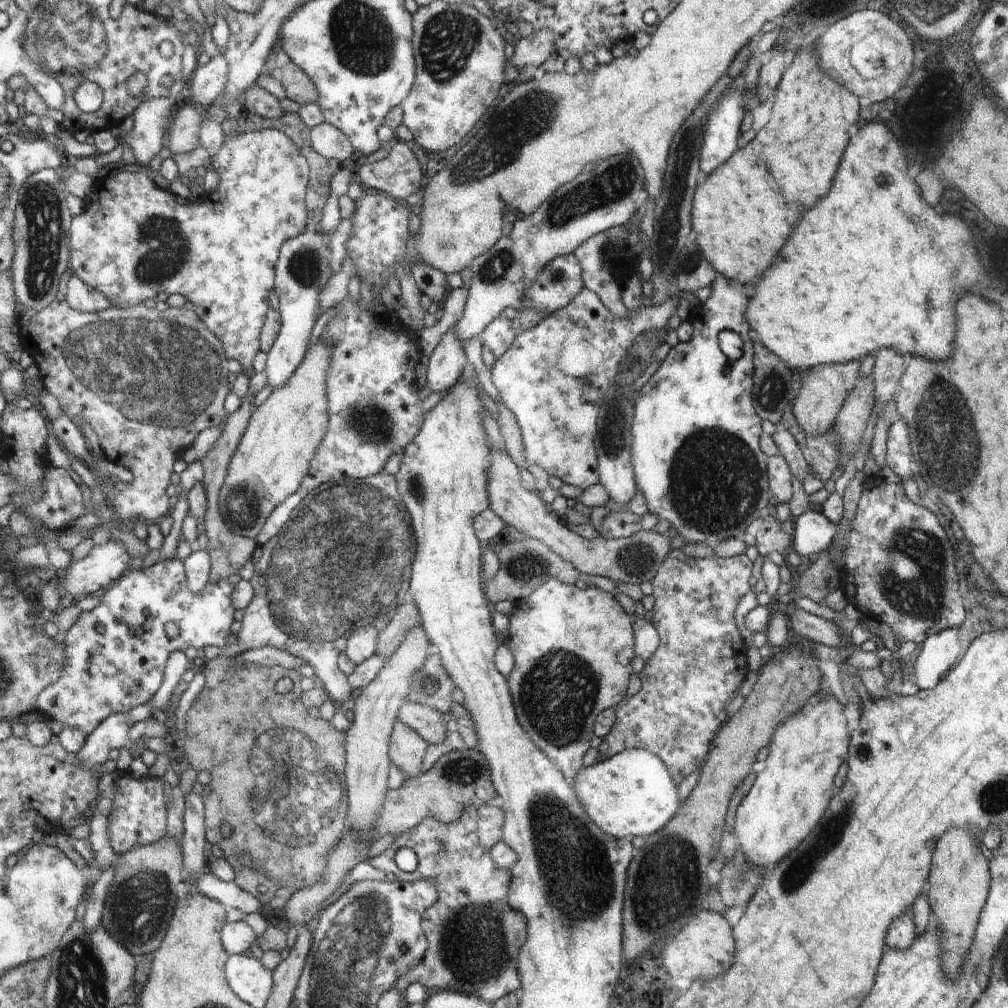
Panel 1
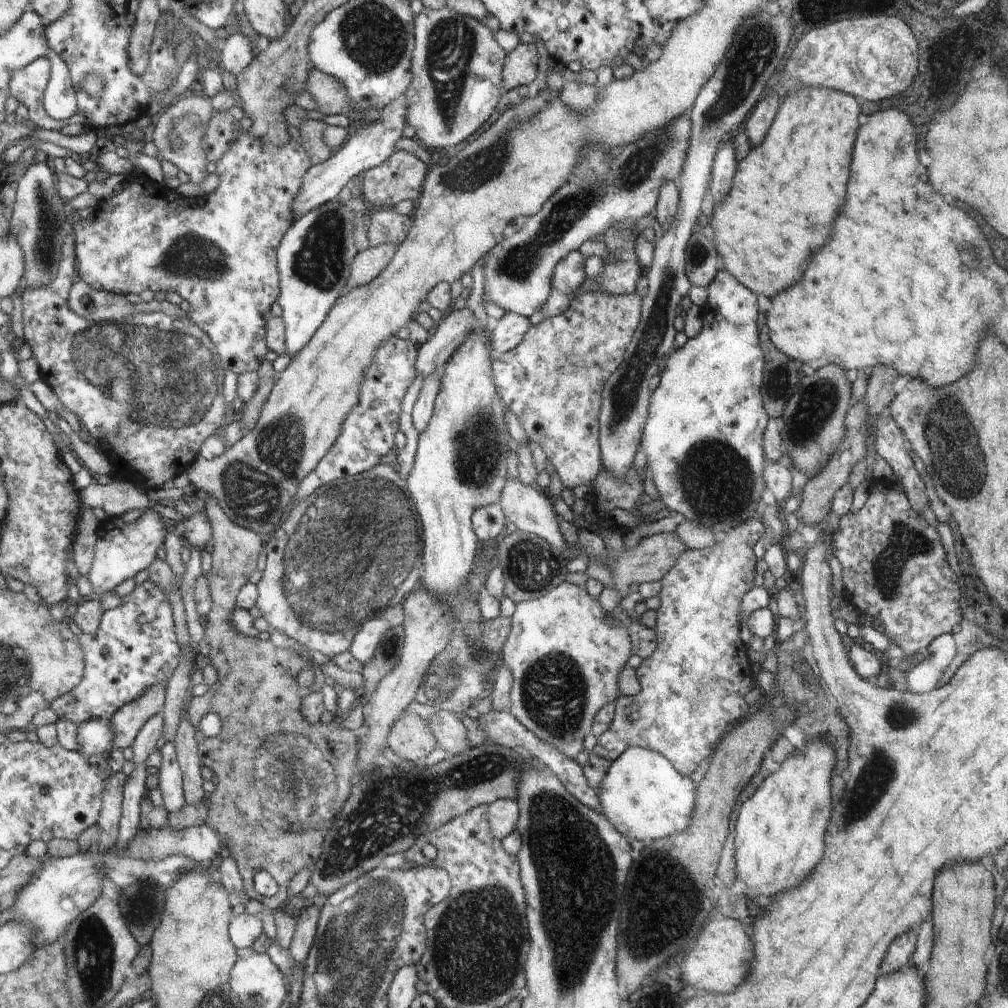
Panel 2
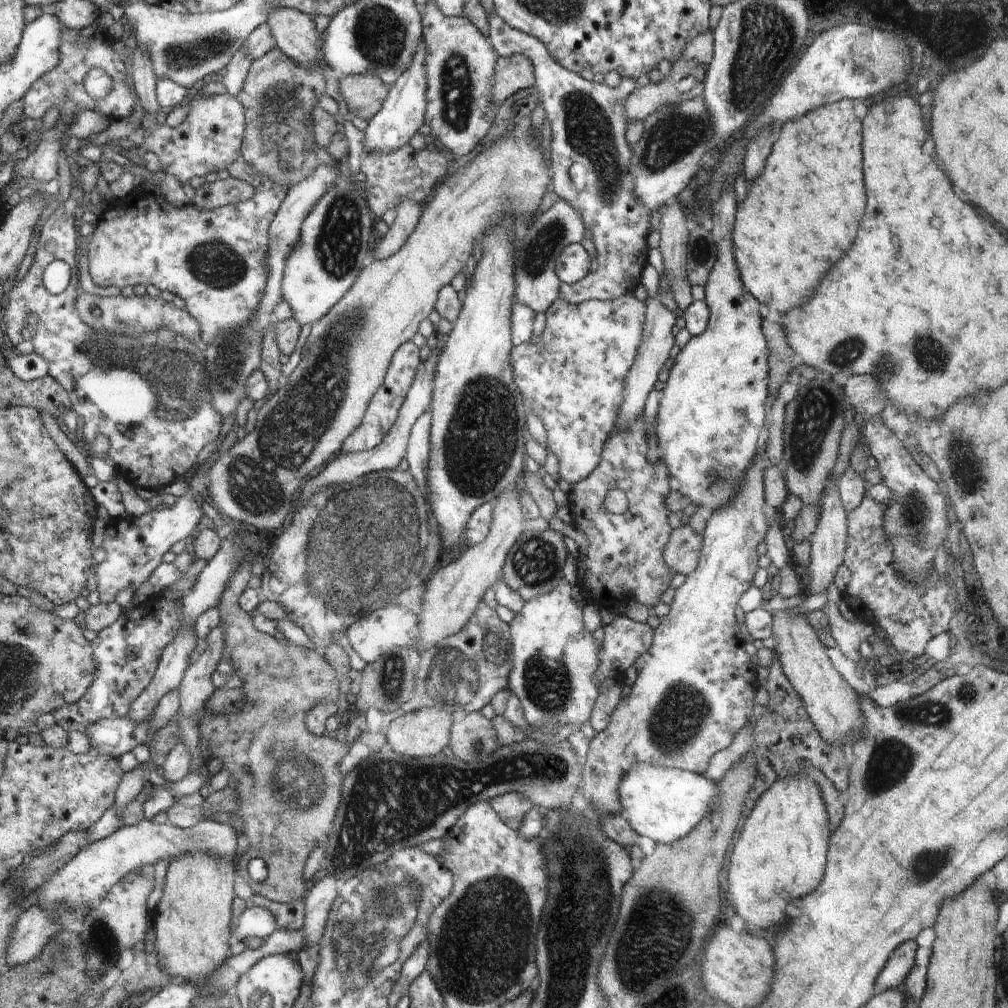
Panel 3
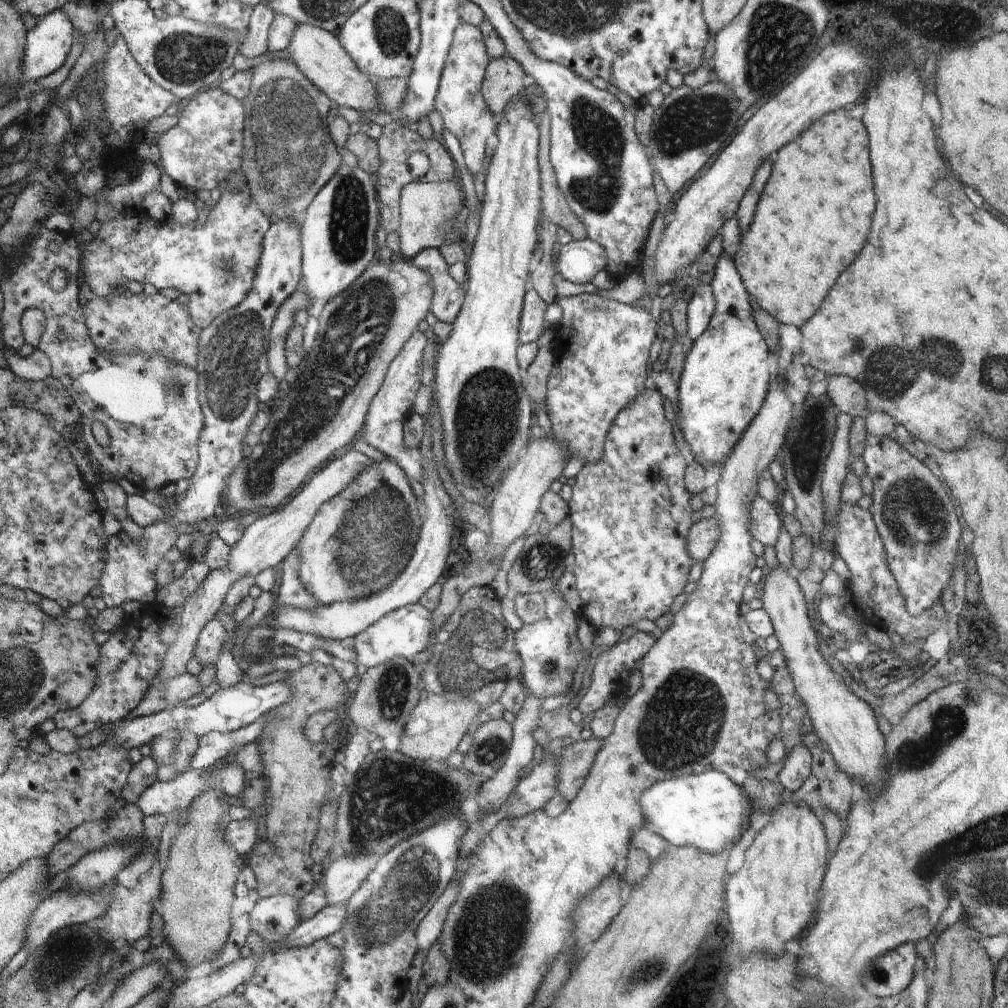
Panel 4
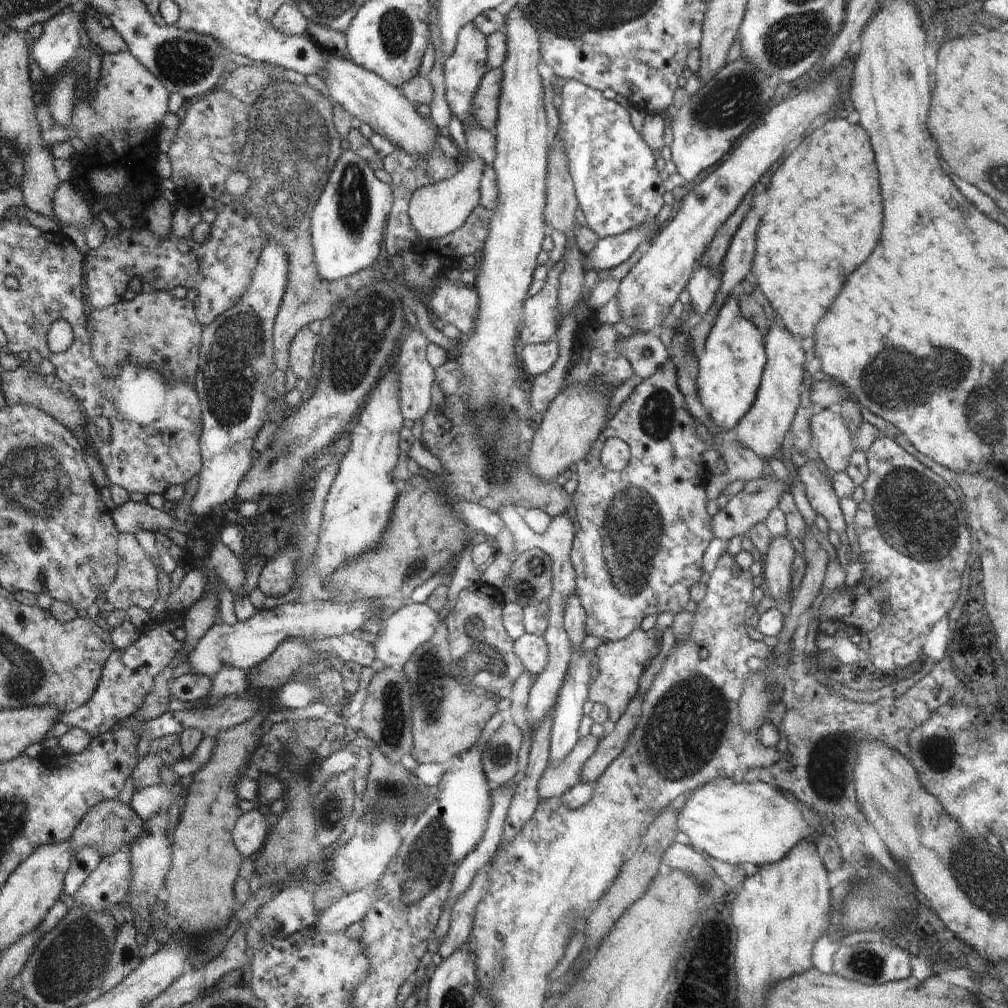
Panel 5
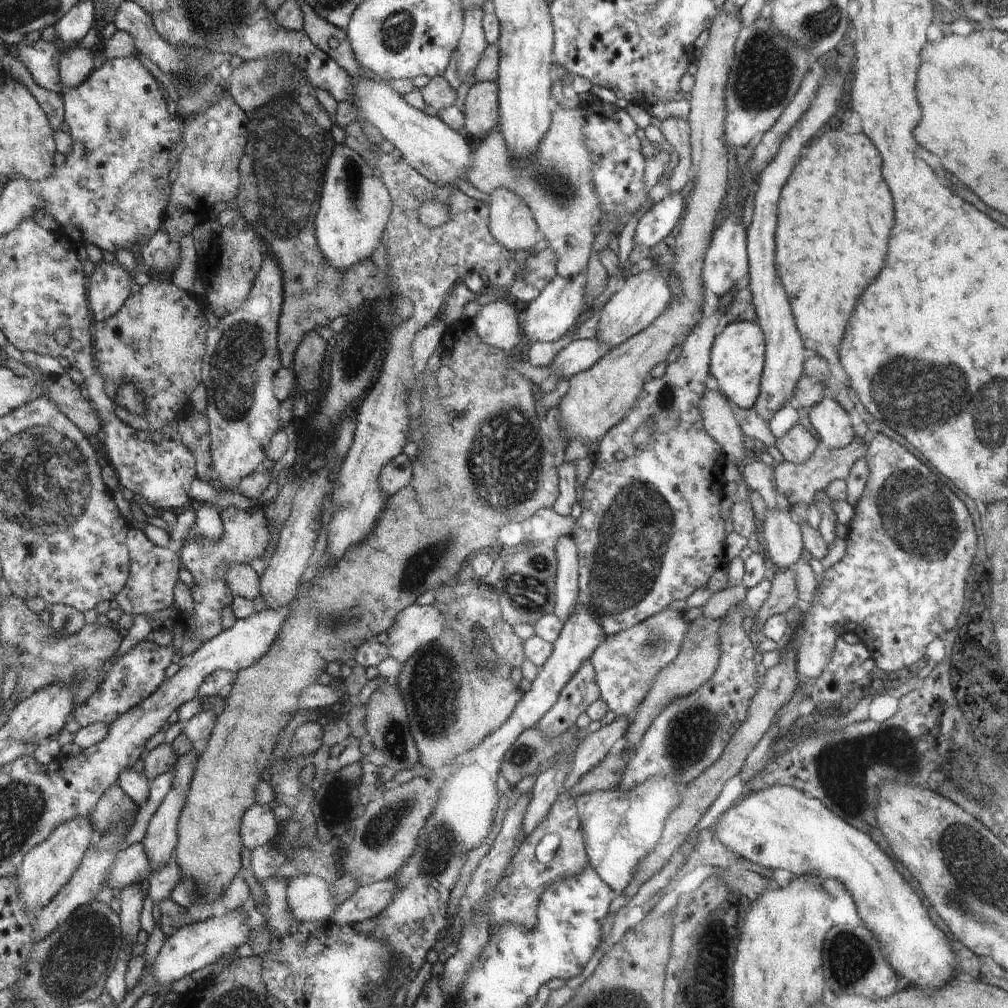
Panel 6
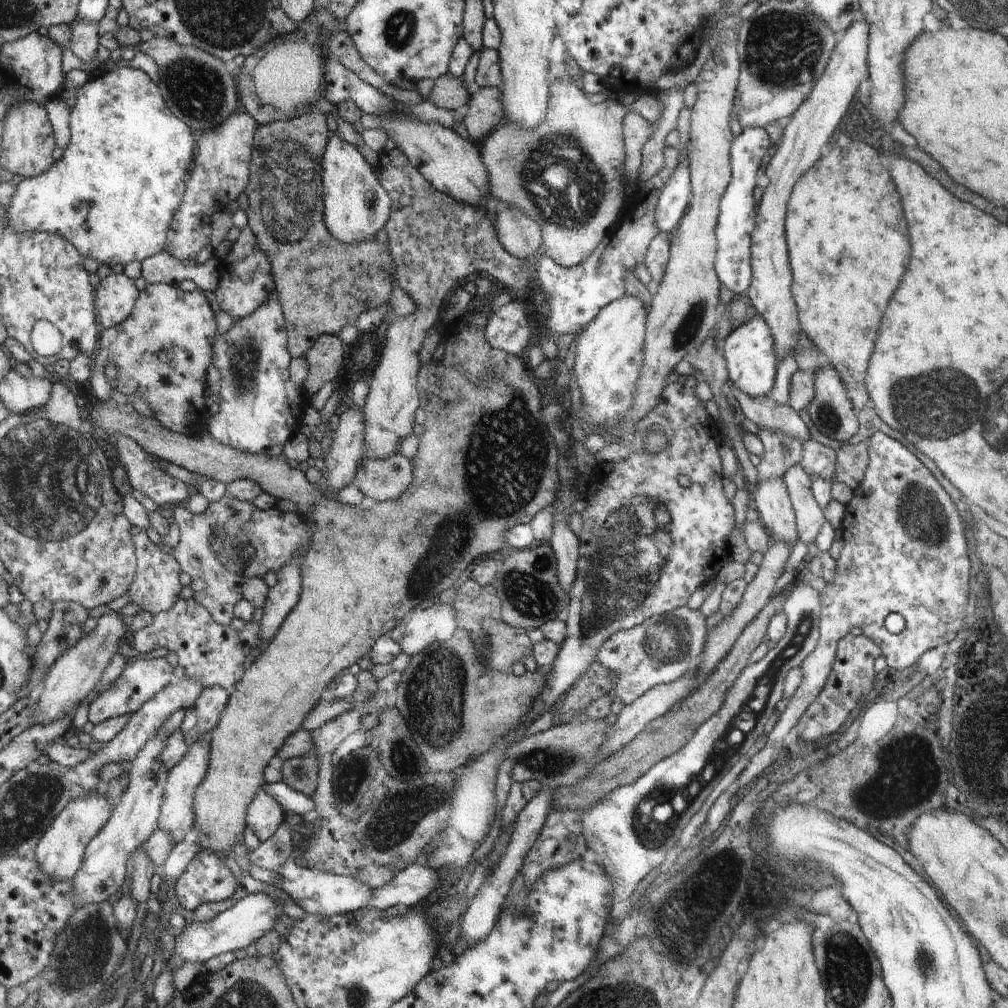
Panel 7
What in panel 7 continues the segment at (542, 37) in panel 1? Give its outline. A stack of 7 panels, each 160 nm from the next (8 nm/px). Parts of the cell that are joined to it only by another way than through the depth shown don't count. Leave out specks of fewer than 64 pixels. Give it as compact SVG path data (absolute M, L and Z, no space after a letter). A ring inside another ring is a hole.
M480 87L469 97L468 113L462 121L472 139L482 142L500 124L502 103L498 87Z

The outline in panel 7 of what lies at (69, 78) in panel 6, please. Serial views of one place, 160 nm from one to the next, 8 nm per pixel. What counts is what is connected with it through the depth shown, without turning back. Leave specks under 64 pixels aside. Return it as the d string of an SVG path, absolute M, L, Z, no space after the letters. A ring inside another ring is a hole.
M82 19L73 23L72 27L73 41L69 49L84 63L92 62L96 58L96 54L98 54L100 44L102 44L100 42L102 34L99 31L99 22Z

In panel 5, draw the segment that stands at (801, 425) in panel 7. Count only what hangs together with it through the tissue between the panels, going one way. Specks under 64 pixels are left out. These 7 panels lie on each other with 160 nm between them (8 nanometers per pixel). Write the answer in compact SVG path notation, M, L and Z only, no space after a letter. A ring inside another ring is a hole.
M810 457L809 461L797 470L799 480L805 487L810 506L826 518L832 531L838 533L846 529L846 523L840 509L839 497L831 484L832 472L824 466L822 460Z

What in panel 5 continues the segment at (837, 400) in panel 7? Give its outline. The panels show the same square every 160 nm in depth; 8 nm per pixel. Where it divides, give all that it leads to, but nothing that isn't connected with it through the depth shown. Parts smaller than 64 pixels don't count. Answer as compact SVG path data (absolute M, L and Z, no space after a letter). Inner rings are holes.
M826 407L822 412L814 414L810 428L815 456L824 462L832 475L845 471L854 446L852 436L838 410Z

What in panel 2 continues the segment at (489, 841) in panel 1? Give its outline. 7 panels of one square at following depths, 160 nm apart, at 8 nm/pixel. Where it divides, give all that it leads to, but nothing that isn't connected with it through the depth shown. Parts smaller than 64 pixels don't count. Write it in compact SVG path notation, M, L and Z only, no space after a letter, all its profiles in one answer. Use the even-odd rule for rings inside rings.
M498 799L487 805L491 831L503 840L516 830L519 820L519 802L513 799Z

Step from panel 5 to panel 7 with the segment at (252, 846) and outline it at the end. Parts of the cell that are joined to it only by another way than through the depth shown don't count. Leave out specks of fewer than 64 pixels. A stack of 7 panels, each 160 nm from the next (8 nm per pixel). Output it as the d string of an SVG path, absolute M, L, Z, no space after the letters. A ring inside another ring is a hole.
M264 789L257 792L248 807L248 828L256 834L263 843L268 840L284 822L283 806Z

